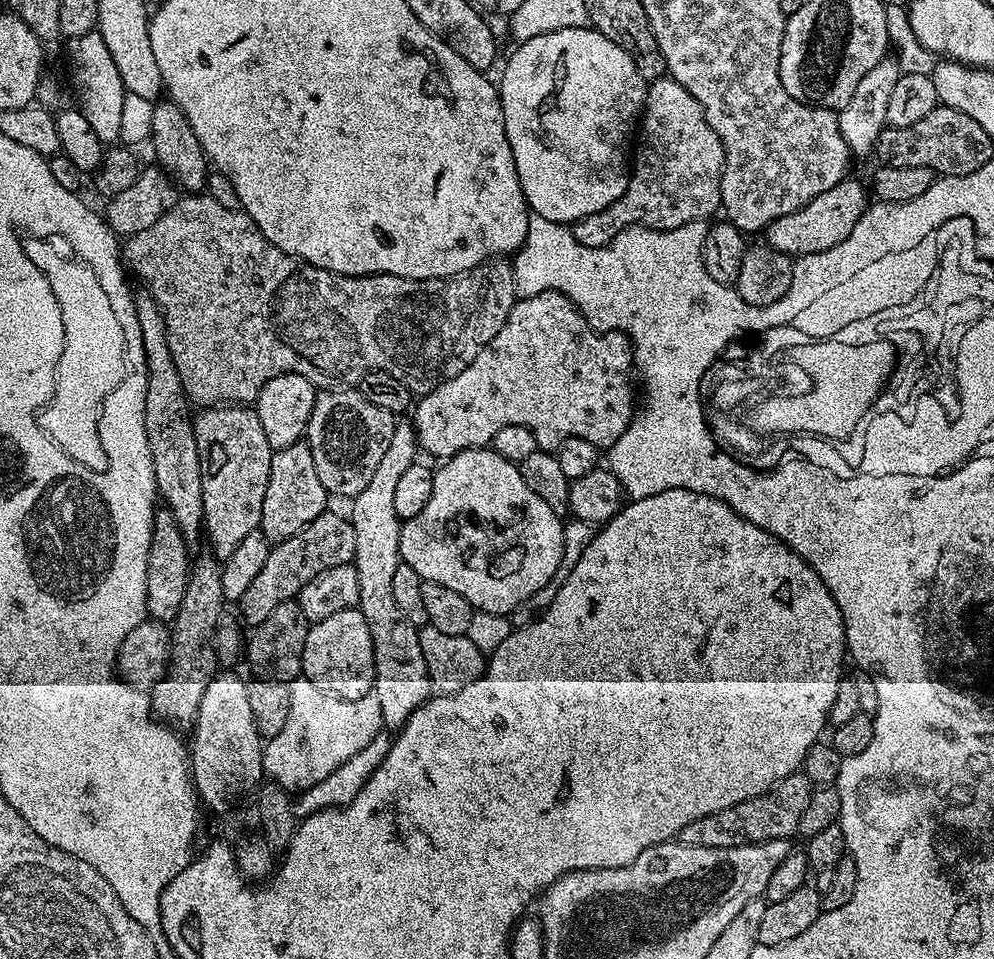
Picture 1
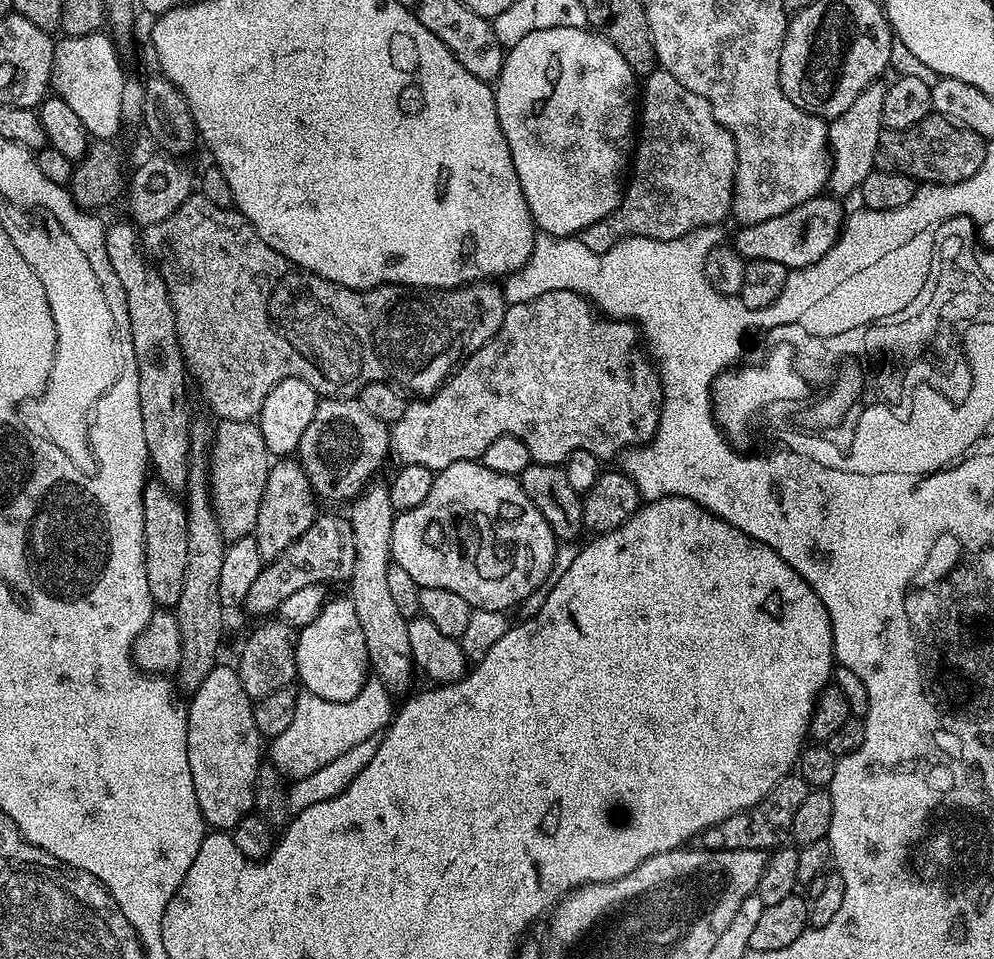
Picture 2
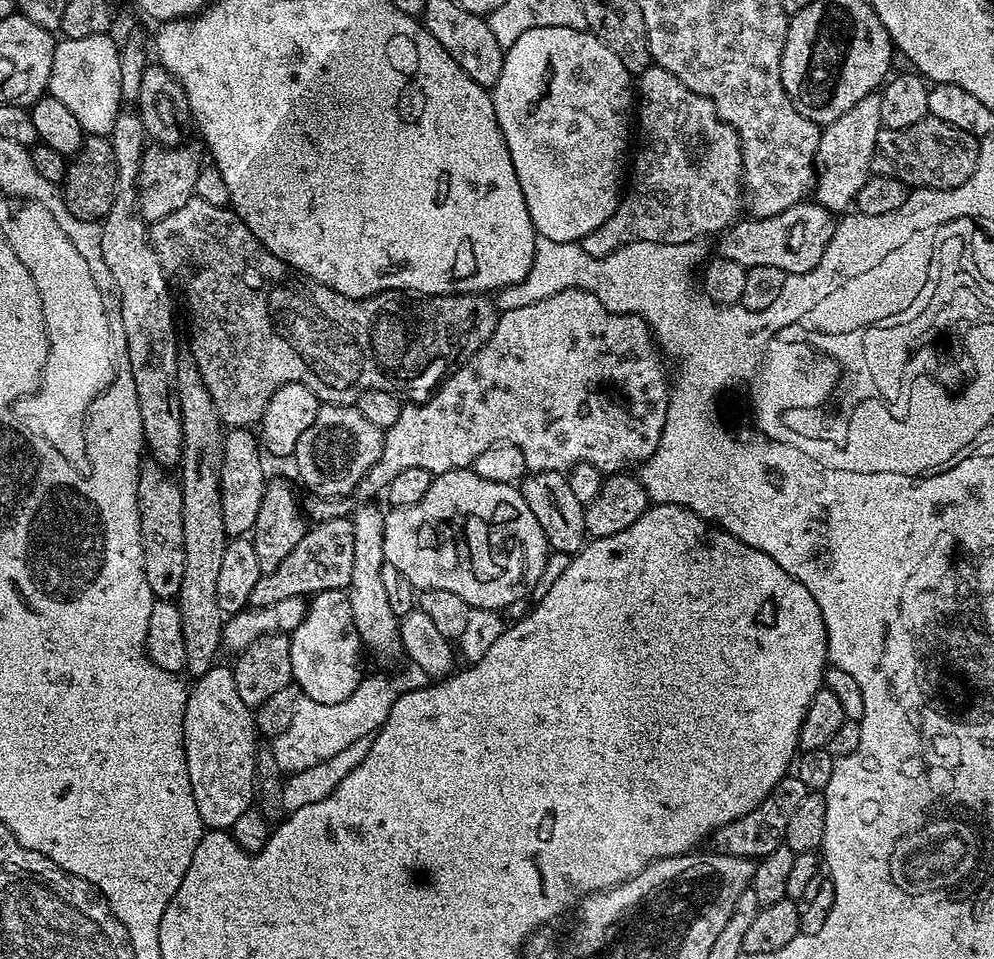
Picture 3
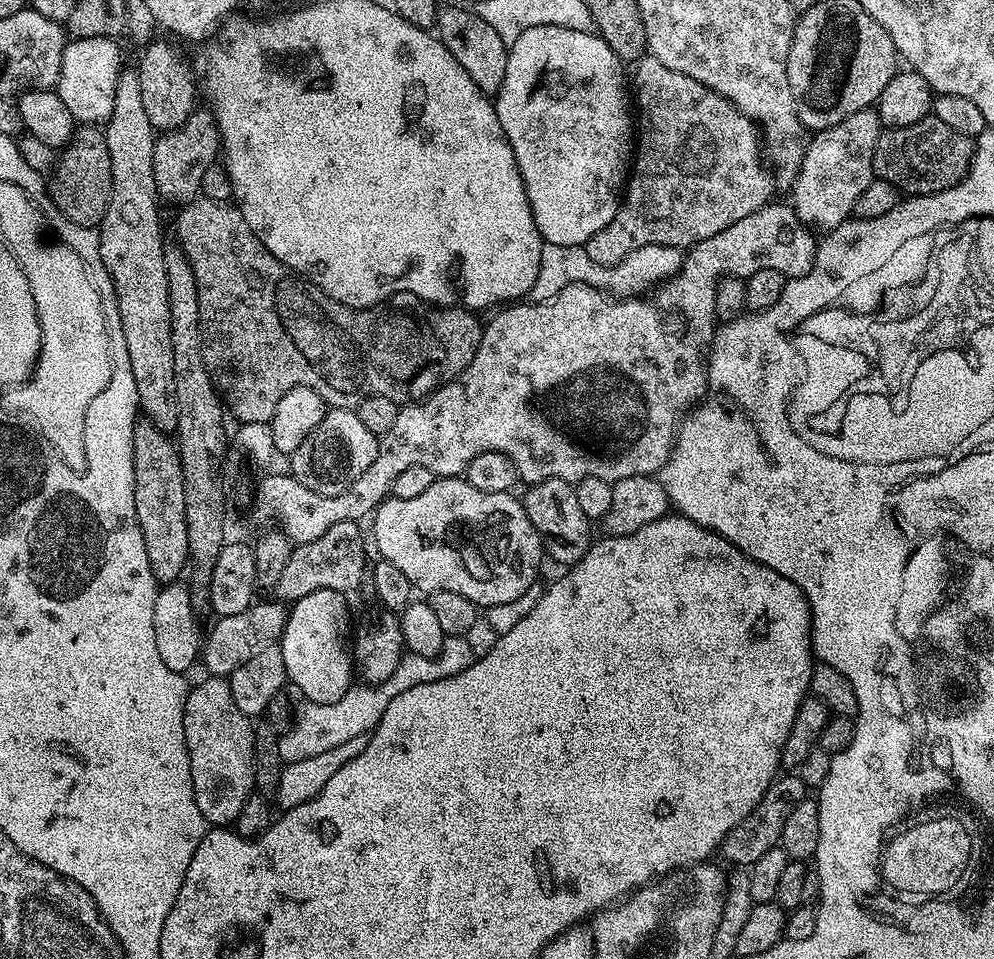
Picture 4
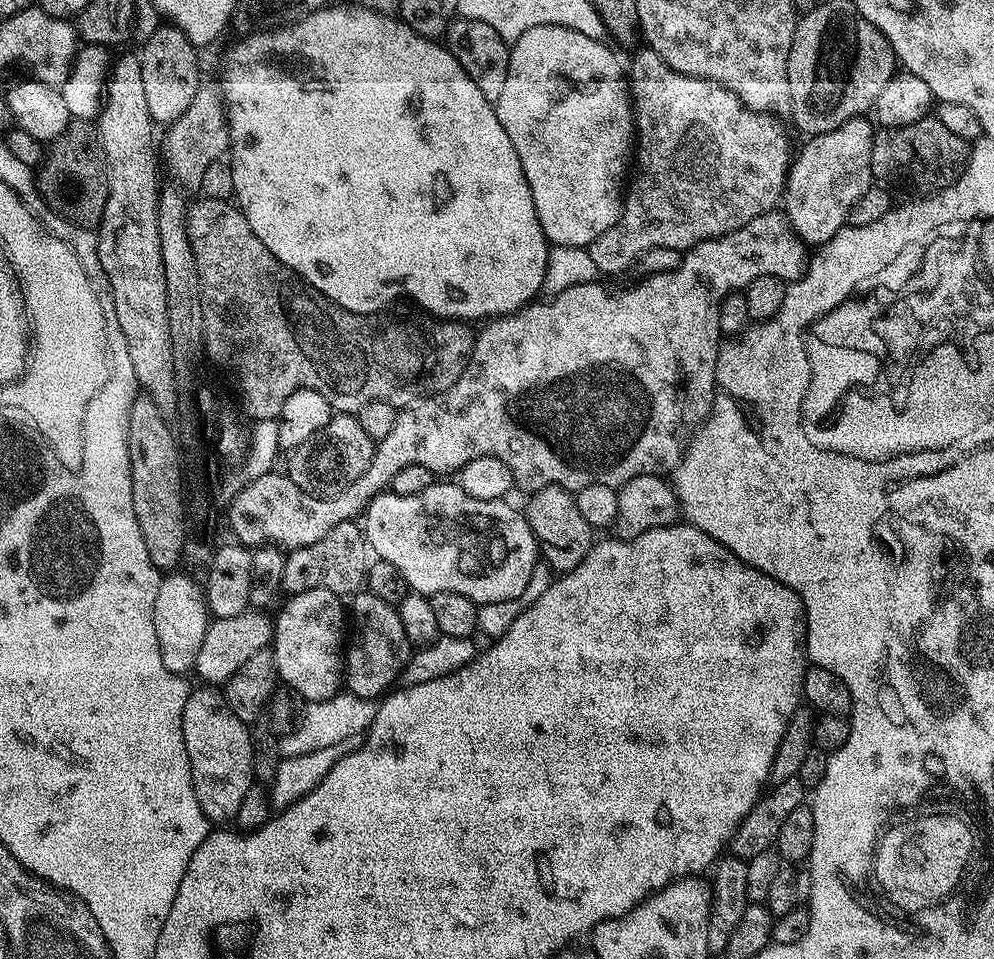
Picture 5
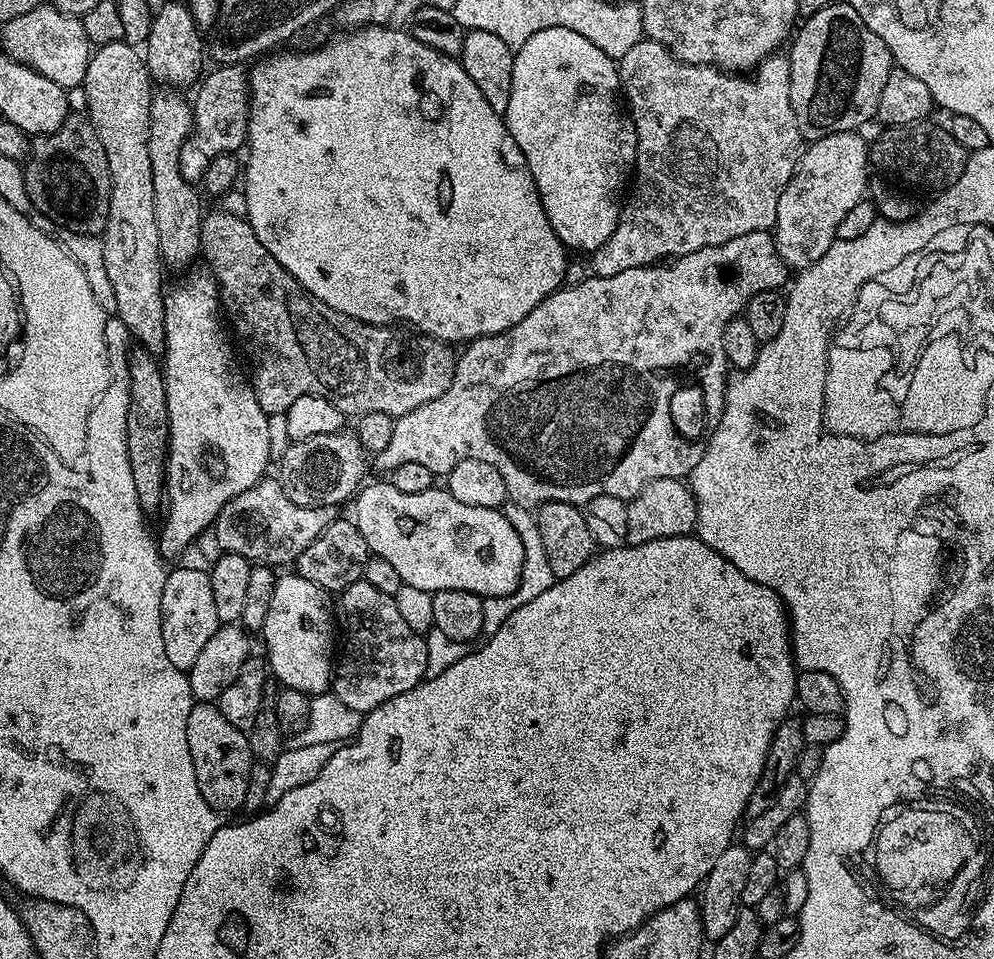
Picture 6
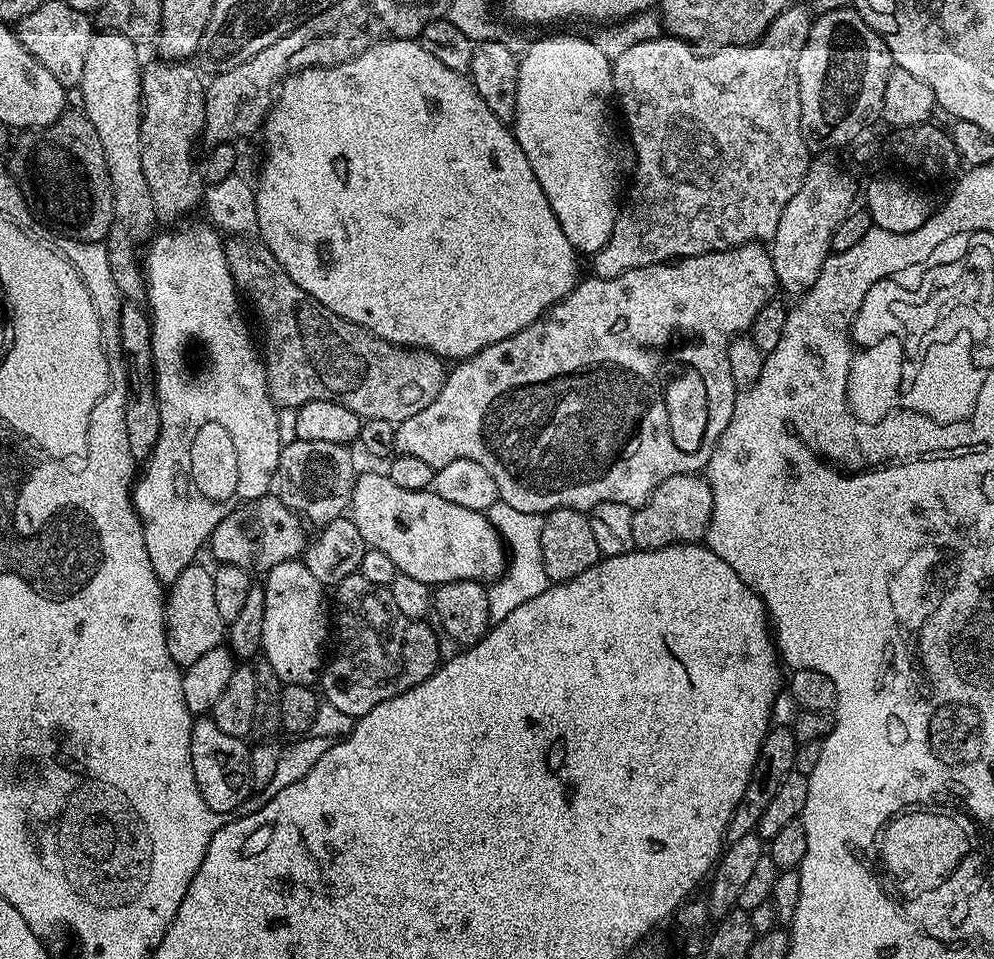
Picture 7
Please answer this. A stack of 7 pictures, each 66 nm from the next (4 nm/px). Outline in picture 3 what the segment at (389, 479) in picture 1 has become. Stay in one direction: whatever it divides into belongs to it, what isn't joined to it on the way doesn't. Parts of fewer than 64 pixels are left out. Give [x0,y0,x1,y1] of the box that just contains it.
[346,502,404,660]

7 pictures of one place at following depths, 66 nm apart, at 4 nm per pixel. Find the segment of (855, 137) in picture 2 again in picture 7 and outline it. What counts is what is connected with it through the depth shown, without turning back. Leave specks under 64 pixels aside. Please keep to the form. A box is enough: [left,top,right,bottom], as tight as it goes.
[770,160,855,298]

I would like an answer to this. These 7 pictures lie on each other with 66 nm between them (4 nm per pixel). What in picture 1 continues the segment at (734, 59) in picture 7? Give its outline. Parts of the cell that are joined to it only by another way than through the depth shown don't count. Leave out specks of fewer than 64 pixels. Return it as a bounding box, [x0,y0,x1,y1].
[571,78,724,248]

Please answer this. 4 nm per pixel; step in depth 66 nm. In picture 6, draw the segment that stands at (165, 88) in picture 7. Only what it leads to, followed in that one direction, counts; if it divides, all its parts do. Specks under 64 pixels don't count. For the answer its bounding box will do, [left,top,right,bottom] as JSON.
[148,90,201,269]

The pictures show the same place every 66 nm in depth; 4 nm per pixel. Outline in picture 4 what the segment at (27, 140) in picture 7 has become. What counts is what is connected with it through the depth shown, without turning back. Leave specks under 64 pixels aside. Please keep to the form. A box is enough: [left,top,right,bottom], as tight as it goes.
[46,126,112,229]

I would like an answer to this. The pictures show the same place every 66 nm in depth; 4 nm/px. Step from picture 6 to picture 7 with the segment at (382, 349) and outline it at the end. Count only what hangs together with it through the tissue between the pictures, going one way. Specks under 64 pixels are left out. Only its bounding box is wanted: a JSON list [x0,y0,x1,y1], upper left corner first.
[224,238,446,424]

